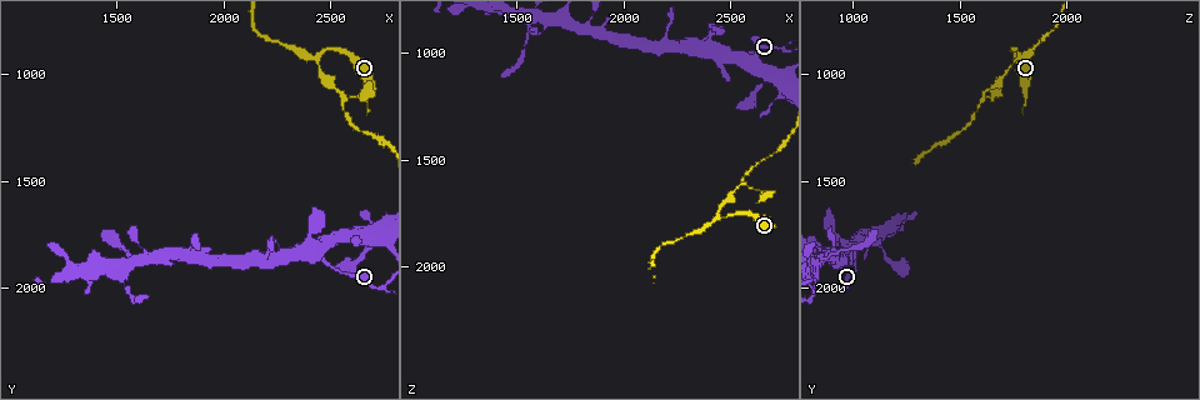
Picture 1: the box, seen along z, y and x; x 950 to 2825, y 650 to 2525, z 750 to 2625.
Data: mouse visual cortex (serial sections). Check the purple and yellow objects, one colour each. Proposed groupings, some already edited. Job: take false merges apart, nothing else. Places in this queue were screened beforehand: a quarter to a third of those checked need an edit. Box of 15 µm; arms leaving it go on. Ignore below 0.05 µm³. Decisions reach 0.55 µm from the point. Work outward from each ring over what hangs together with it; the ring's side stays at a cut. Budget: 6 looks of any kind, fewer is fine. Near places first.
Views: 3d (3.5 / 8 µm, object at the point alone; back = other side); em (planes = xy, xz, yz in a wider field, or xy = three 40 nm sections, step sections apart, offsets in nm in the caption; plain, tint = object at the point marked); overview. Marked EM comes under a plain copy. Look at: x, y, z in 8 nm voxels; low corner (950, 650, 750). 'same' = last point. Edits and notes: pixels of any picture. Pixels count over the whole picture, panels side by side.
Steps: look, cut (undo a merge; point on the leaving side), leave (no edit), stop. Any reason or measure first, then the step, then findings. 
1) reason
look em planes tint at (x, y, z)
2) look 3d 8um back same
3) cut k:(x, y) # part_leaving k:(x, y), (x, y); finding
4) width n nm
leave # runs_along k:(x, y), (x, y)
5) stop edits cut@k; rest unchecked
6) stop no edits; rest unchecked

look 3d 8um at (2440, 1850, 980)

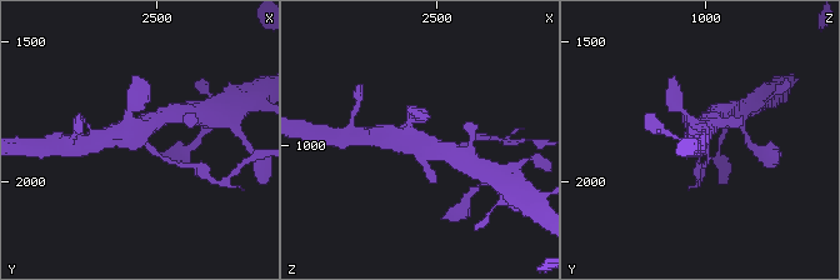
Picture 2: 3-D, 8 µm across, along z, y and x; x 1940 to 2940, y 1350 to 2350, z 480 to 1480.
look 3d 3.5um back at (2430, 1850, 980)

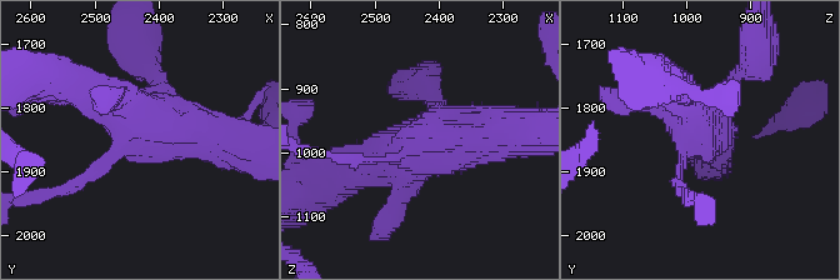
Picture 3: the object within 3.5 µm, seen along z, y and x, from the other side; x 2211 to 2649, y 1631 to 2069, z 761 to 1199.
look em planes tint at (2430, 1845, 980)

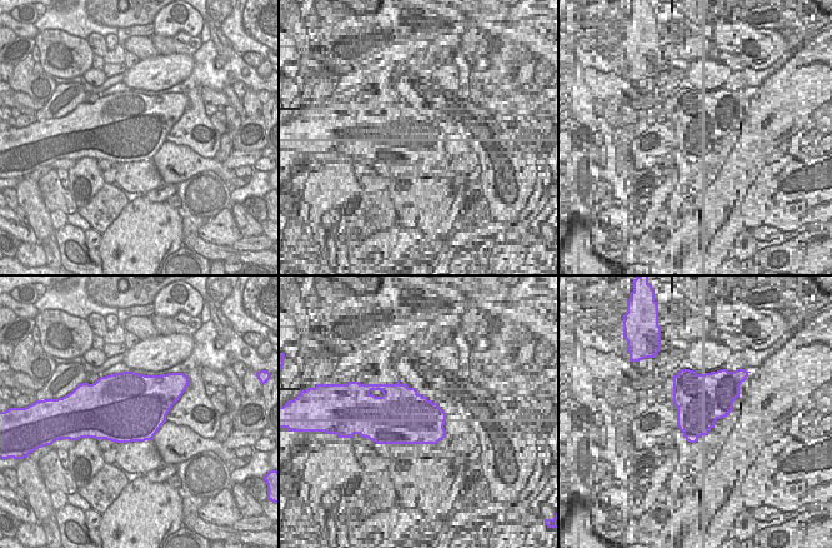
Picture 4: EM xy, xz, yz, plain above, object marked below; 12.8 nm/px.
width 900 nm
leave # runs_along 3:(79, 184), (155, 123), (216, 138); continuous, no second cell

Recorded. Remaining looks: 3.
side arm on a straight run
look 3d 3.5um back at (1850, 1840, 900)

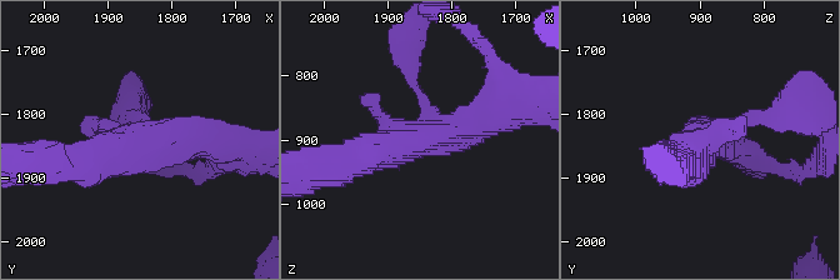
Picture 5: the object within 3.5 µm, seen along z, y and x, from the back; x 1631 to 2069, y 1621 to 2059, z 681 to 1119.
look em xy step 3 tint at (1840, 1840, 895)

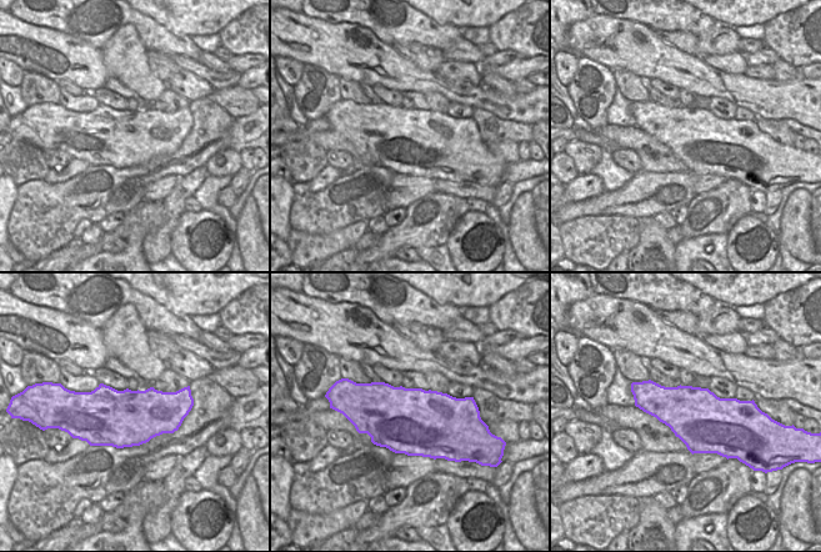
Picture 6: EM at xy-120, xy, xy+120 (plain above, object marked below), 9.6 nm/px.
width 650 nm
leave # runs_along 5:(353, 160), (468, 129), (506, 109); continuous, no second cell

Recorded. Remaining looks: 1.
stop no edits; rest unchecked

